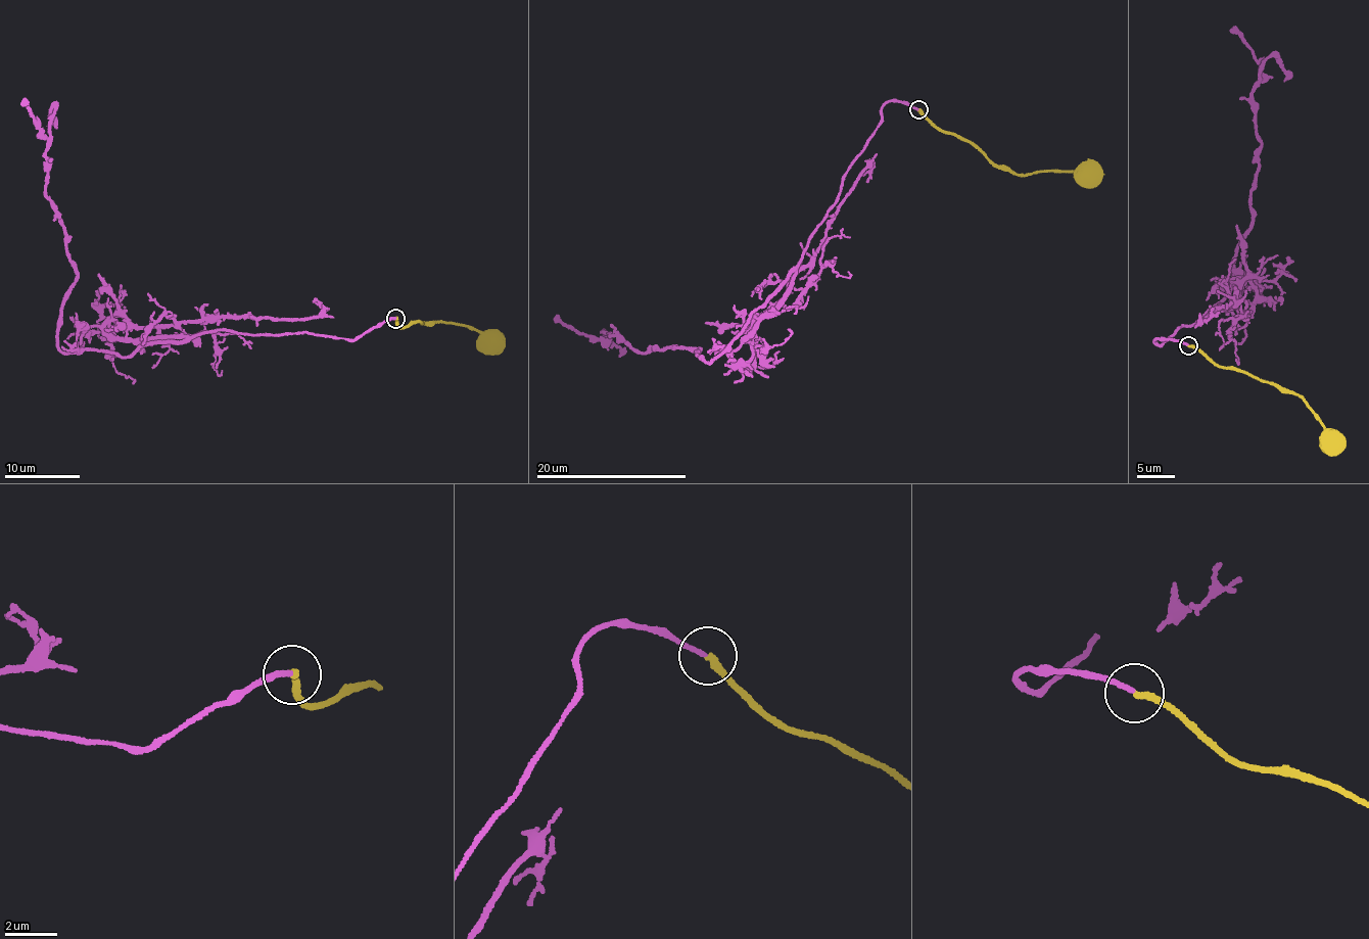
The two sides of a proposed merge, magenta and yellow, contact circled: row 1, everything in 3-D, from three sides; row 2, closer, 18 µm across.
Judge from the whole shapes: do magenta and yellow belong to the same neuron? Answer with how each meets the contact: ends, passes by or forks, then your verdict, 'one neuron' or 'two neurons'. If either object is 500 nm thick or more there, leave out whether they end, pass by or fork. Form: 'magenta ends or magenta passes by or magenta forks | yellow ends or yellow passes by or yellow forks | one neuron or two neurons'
magenta ends | yellow ends | two neurons

